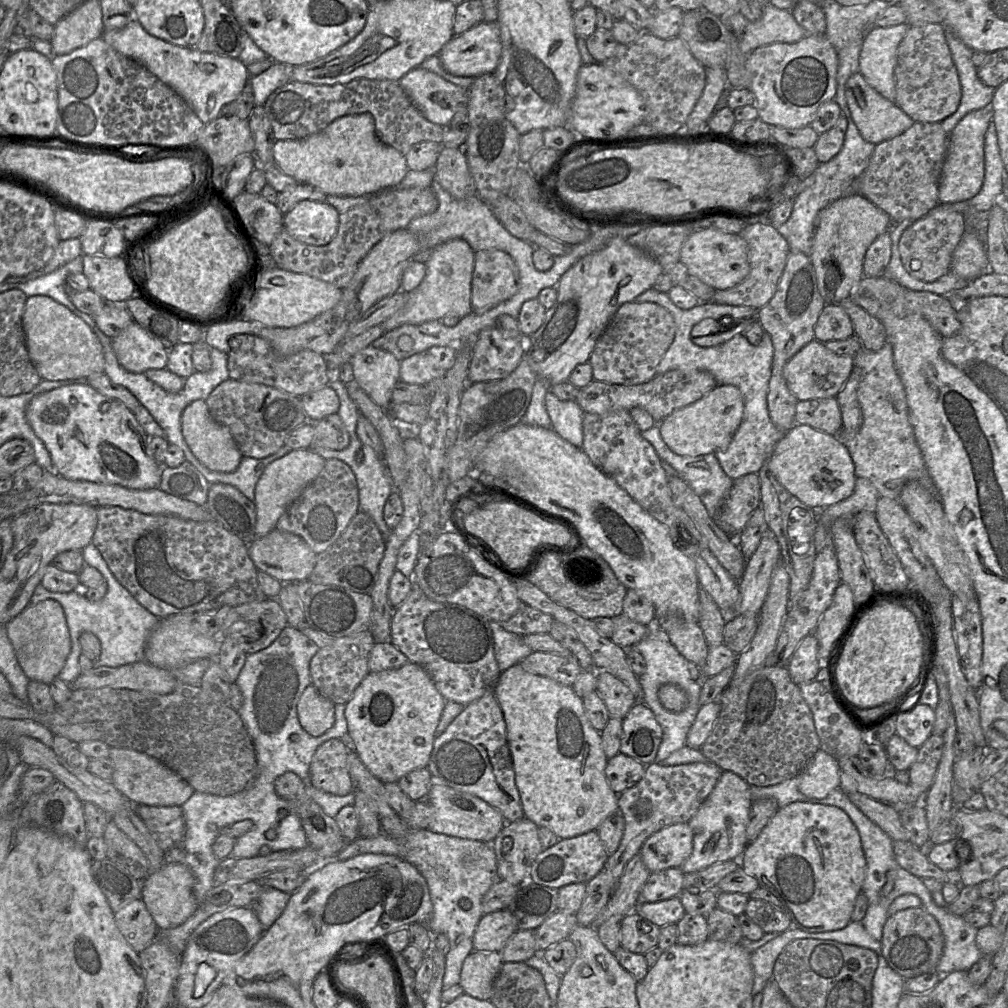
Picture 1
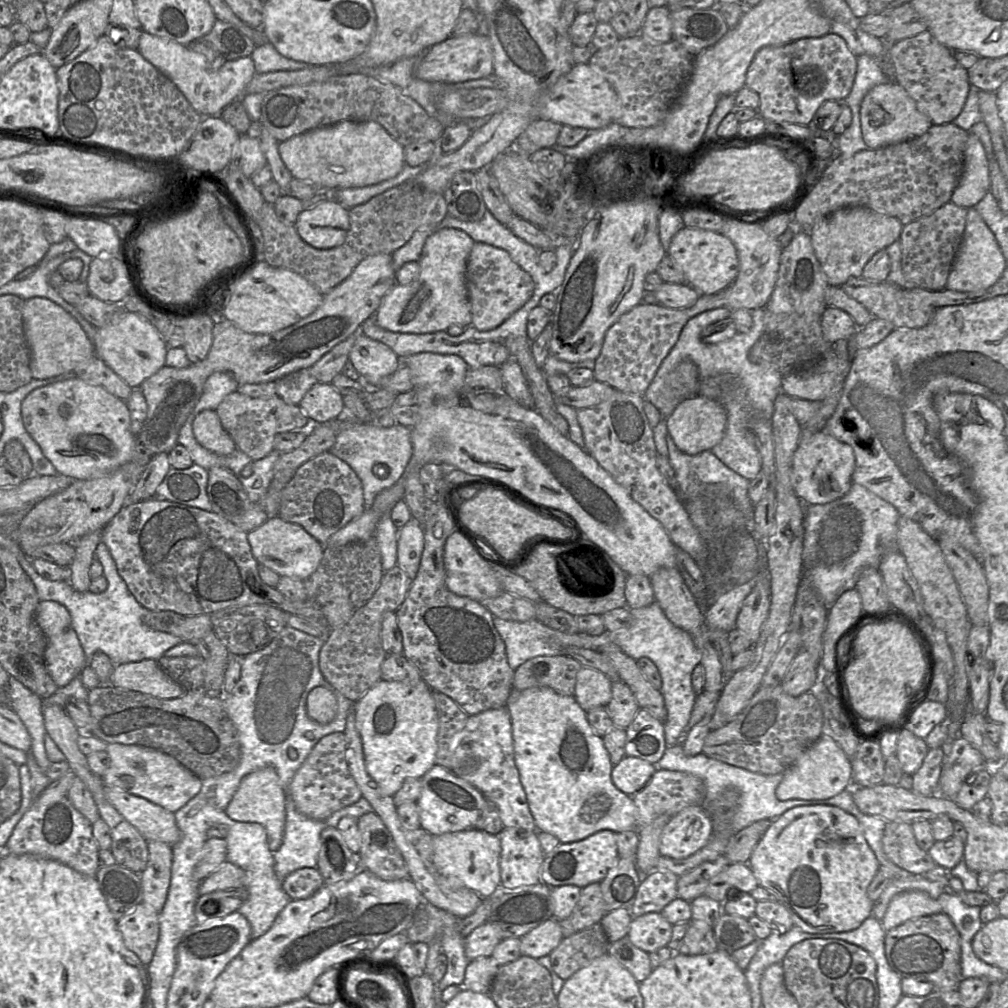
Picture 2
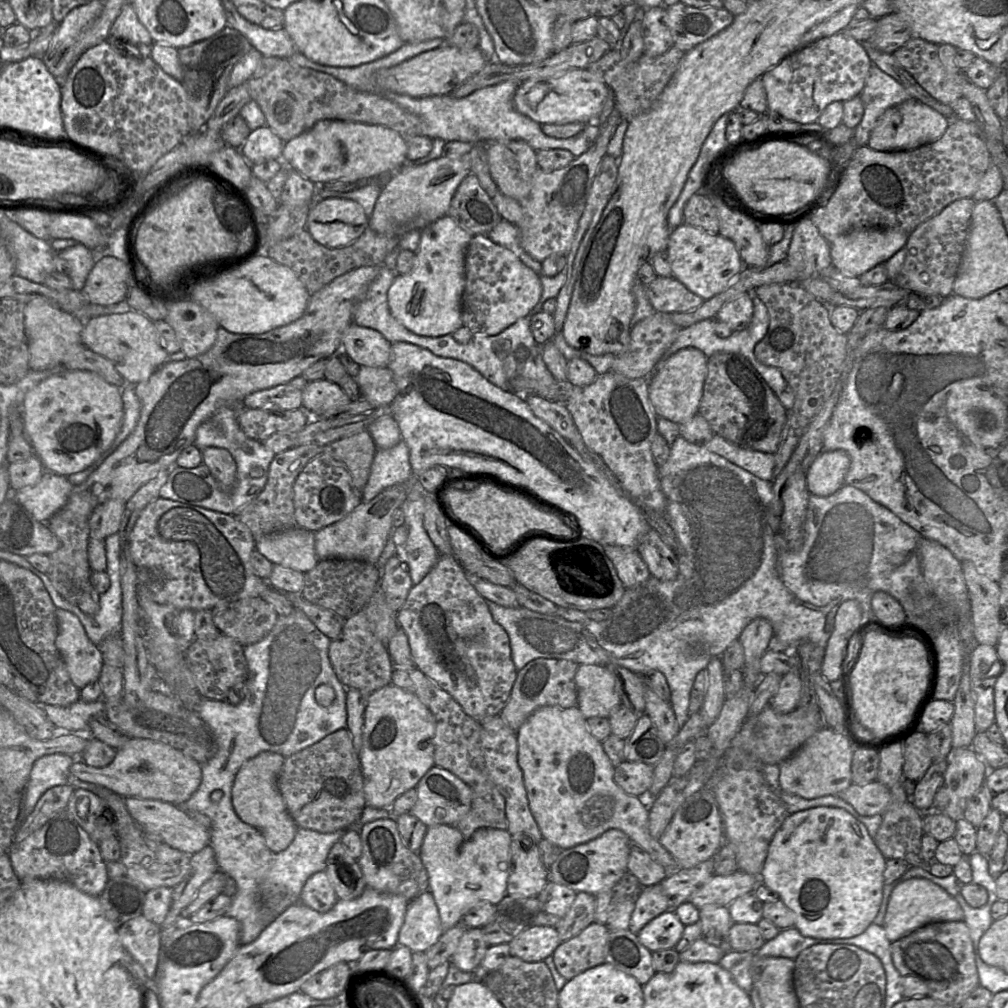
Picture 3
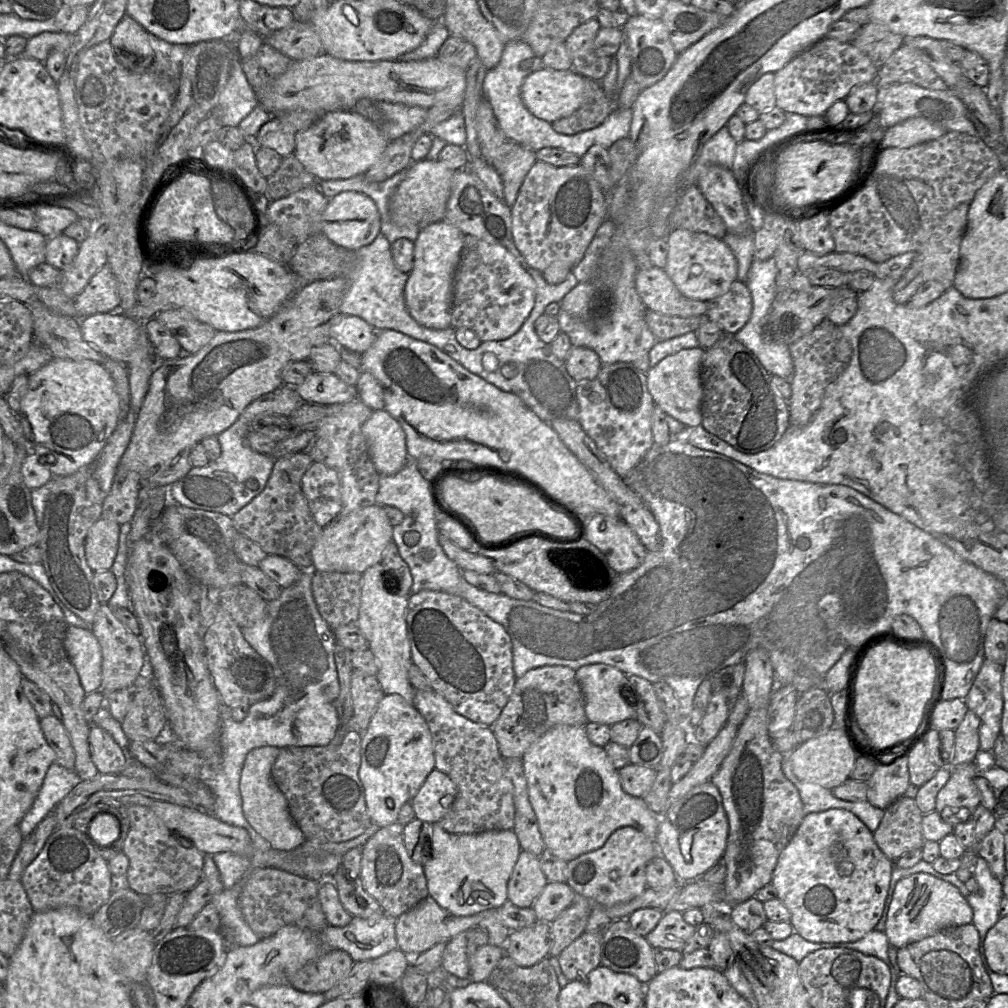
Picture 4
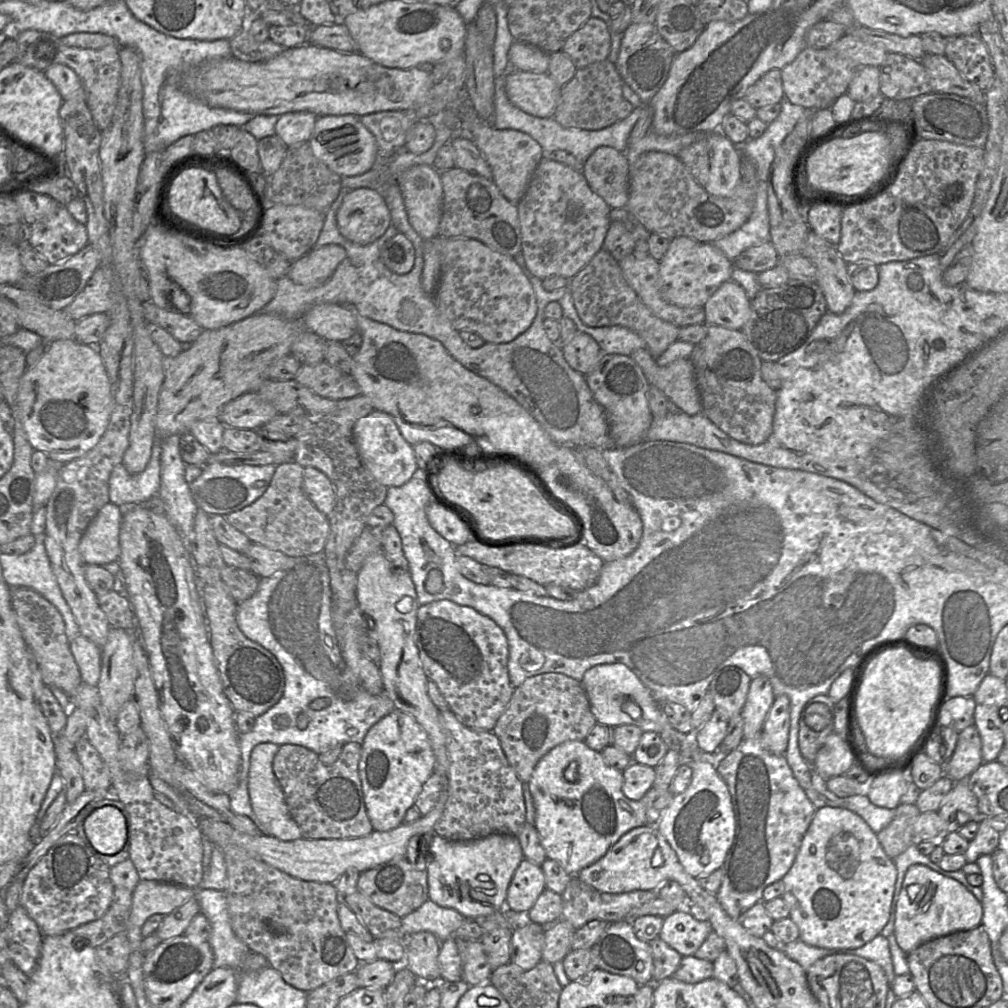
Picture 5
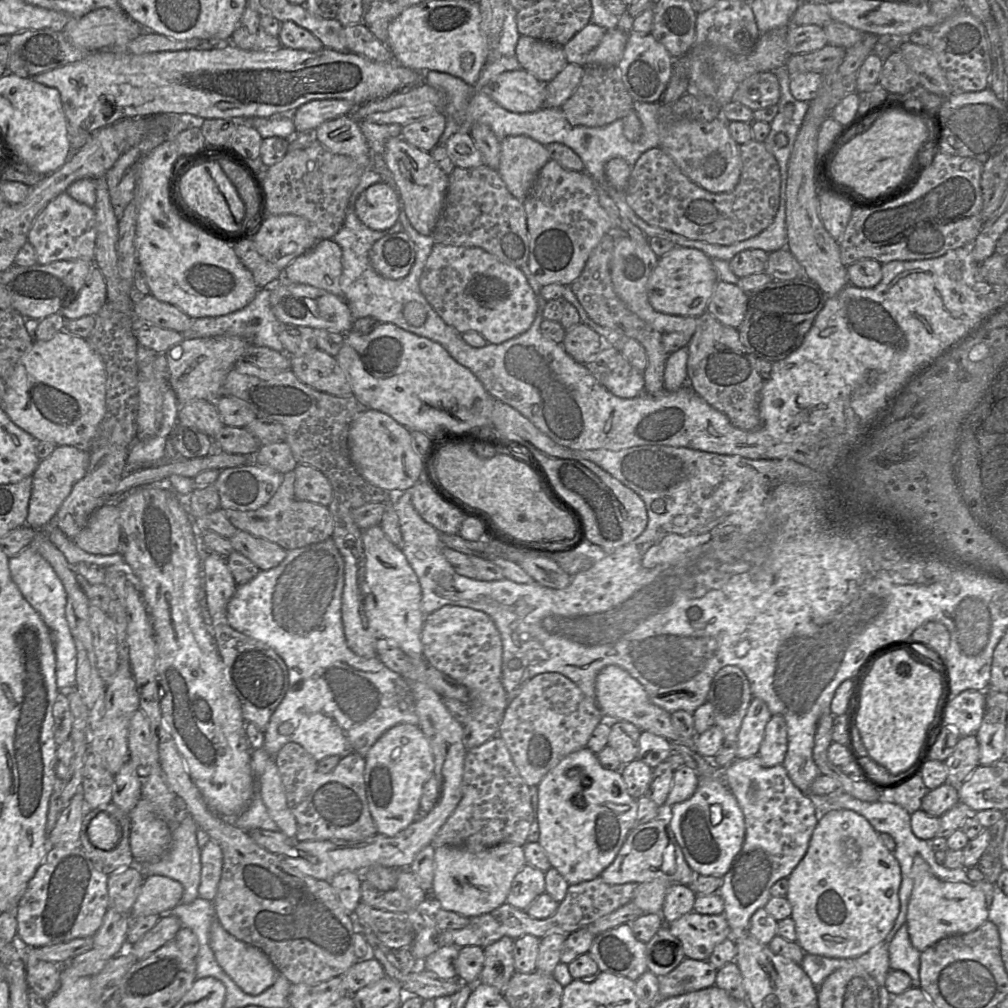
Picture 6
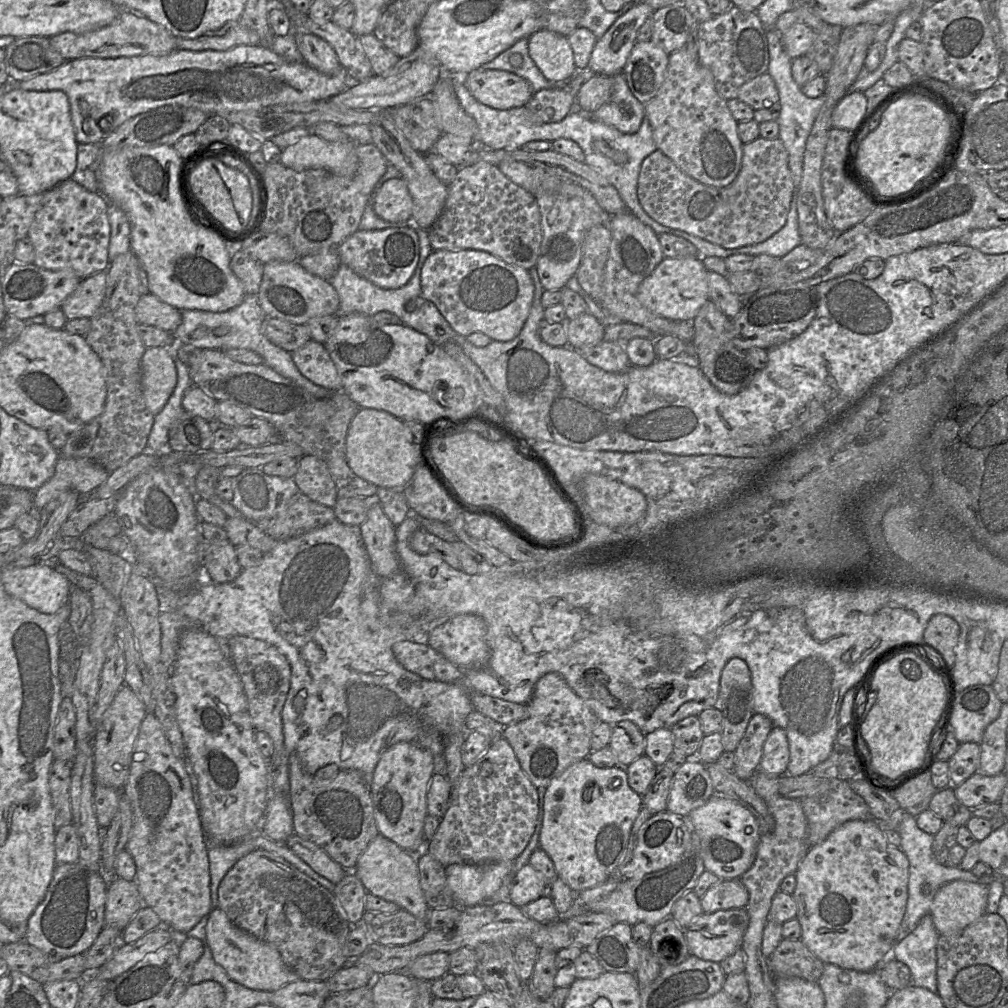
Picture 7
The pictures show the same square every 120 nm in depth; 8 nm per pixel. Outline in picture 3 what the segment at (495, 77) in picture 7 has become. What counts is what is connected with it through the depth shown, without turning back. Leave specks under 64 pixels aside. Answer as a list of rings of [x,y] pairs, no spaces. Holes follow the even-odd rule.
[[[571,69],[552,77],[524,81],[517,87],[513,101],[519,113],[541,125],[573,122],[589,124],[597,121],[609,93],[609,88],[601,78],[589,70]]]

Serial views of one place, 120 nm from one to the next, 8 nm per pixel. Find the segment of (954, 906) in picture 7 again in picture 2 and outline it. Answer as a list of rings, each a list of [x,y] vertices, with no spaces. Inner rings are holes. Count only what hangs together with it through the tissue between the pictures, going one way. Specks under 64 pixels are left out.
[[[905,891],[892,898],[882,919],[882,927],[889,931],[904,922],[942,913],[937,899],[921,891]]]

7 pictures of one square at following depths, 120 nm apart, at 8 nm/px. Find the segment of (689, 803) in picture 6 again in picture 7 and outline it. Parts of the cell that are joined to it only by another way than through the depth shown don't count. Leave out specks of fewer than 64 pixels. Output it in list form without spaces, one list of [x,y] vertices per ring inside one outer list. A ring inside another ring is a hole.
[[[714,794],[687,818],[700,839],[705,869],[720,879],[740,879],[752,866],[760,841],[760,828],[755,816],[737,801]]]

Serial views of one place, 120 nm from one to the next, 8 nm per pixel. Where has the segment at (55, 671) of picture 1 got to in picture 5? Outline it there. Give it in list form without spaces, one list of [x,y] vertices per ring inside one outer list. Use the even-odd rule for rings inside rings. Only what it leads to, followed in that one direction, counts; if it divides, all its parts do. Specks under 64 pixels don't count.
[[[82,634],[70,642],[69,648],[79,667],[82,681],[97,686],[102,668],[100,648]]]

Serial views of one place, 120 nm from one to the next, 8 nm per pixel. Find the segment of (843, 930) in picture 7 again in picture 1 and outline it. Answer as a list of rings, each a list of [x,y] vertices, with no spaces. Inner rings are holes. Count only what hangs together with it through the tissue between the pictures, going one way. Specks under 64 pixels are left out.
[[[796,801],[778,808],[759,836],[747,845],[744,853],[739,859],[739,862],[740,866],[746,873],[757,879],[760,887],[769,890],[779,899],[784,911],[792,920],[792,926],[793,924],[796,924],[800,929],[808,933],[840,930],[845,928],[852,921],[851,917],[856,899],[861,893],[862,885],[865,880],[867,864],[859,832],[847,813],[837,806],[818,804],[813,801]]]

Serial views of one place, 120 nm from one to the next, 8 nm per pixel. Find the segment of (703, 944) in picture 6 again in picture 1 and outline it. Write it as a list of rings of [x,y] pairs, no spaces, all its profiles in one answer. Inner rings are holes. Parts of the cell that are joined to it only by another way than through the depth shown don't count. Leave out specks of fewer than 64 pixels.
[[[632,911],[620,922],[620,946],[632,953],[645,954],[657,946],[660,929]]]

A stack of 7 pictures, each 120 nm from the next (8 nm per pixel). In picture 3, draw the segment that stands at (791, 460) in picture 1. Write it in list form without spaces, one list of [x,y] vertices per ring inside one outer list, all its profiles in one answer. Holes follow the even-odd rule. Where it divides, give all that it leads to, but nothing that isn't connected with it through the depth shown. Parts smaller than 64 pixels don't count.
[[[843,450],[822,451],[806,471],[810,494],[827,497],[845,485],[850,458]]]

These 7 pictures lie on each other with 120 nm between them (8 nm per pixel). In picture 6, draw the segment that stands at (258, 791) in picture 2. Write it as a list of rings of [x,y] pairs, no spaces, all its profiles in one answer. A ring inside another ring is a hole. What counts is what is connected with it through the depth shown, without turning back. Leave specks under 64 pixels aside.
[[[275,759],[268,760],[260,782],[260,795],[270,817],[277,824],[279,831],[290,839],[294,839],[297,822],[287,804],[285,789]]]

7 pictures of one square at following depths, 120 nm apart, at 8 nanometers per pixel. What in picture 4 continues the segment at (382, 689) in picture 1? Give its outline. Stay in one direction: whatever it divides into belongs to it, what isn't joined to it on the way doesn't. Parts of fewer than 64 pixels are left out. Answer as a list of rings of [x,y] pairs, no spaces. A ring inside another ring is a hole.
[[[385,694],[361,738],[359,778],[367,811],[379,828],[398,821],[401,807],[413,799],[435,768],[433,737],[421,713],[398,694]]]

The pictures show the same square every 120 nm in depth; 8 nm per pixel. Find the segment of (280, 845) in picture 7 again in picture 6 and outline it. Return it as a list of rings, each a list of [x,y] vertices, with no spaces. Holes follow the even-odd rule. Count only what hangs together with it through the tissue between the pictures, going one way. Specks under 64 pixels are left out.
[[[213,840],[205,844],[201,850],[201,877],[198,887],[199,897],[213,902],[222,875],[223,853]]]

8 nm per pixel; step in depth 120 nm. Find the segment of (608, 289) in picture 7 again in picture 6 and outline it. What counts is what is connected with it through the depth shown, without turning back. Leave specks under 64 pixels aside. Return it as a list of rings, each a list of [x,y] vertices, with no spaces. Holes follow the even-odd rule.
[[[627,235],[615,238],[615,245],[610,262],[610,274],[614,291],[632,313],[648,323],[656,331],[662,334],[679,332],[692,337],[696,330],[697,317],[661,313],[656,311],[649,303],[647,282],[658,259],[648,243],[638,244]]]

